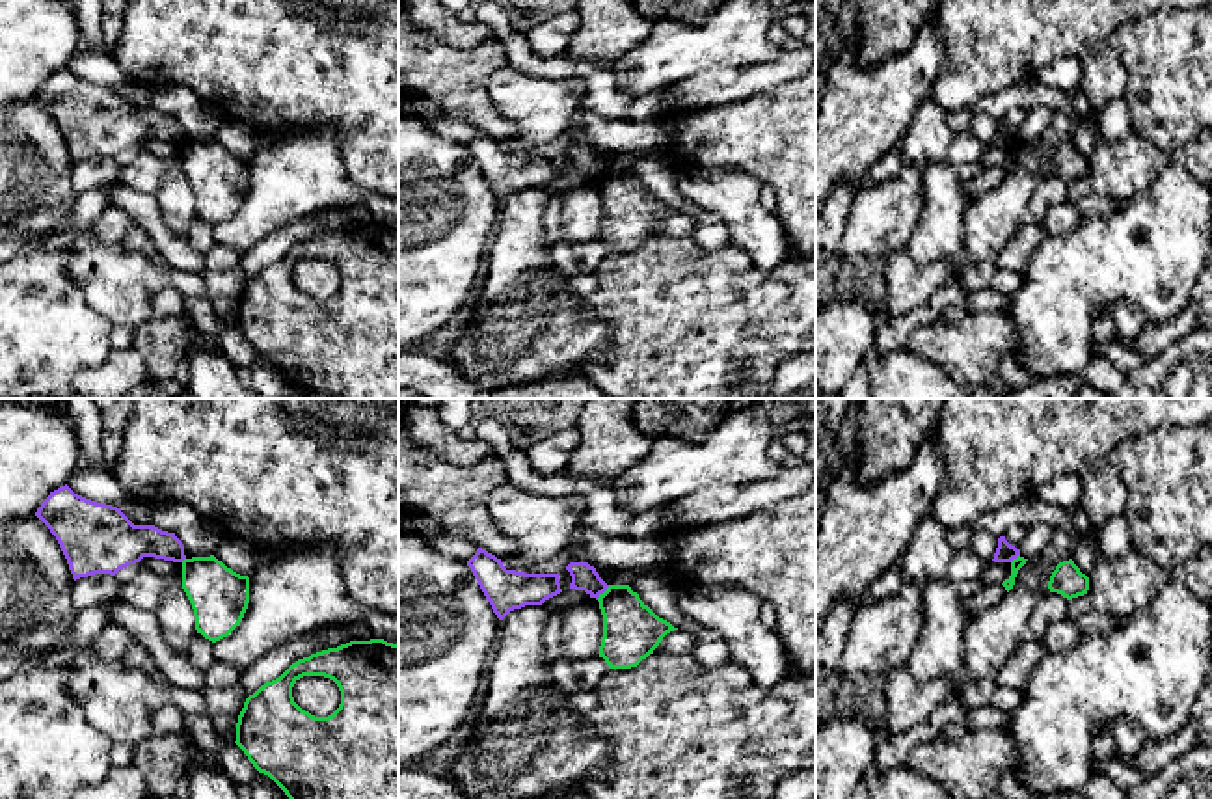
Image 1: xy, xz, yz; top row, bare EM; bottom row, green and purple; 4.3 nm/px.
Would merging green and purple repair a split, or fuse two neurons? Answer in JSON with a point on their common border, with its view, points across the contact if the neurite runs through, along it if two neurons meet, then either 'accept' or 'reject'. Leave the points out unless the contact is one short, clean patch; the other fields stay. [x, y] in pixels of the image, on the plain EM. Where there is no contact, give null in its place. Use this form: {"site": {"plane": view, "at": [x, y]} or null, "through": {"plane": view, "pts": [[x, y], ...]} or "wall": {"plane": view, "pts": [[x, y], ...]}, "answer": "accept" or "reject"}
{"site": {"plane": "xz", "at": [604, 176]}, "wall": {"plane": "xz", "pts": [[609, 168], [596, 181]]}, "answer": "reject"}

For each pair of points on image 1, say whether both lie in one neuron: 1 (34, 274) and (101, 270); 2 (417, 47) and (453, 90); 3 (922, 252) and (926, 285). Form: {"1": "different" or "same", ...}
{"1": "different", "2": "same", "3": "different"}

